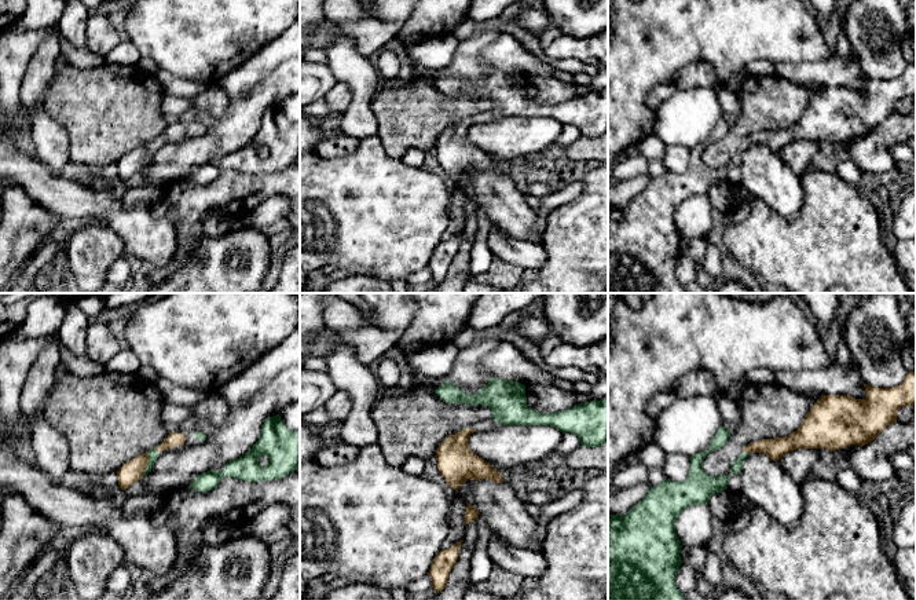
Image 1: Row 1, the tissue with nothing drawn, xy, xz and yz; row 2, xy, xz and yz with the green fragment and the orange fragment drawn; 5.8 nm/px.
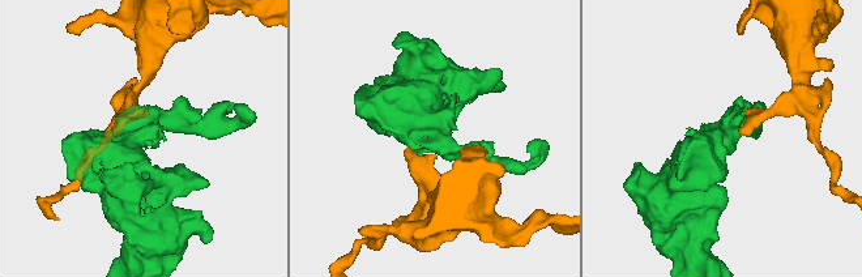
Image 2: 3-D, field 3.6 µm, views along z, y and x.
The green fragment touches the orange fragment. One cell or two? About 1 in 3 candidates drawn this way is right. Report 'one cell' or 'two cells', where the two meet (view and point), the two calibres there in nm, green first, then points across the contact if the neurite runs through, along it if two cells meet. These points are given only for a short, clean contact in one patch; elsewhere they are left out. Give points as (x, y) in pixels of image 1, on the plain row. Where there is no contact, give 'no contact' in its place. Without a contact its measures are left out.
one cell; contact xy (147, 157); calibres 60 and 130 nm; way xy (153, 147), (147, 157), (140, 157), (132, 163)

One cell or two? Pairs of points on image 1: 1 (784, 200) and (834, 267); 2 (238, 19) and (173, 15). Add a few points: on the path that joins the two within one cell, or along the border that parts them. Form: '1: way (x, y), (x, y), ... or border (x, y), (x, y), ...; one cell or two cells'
1: border (802, 182), (797, 213), (780, 216), (765, 201); two cells
2: way (222, 19), (190, 19); one cell

